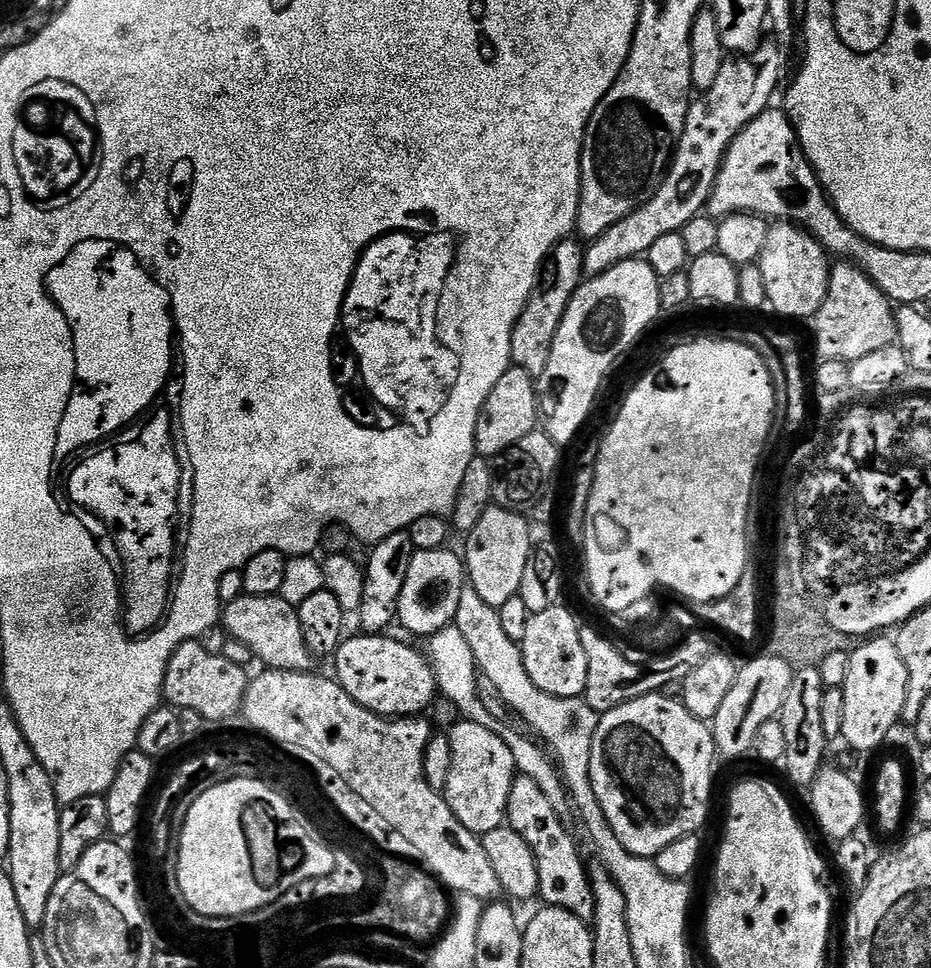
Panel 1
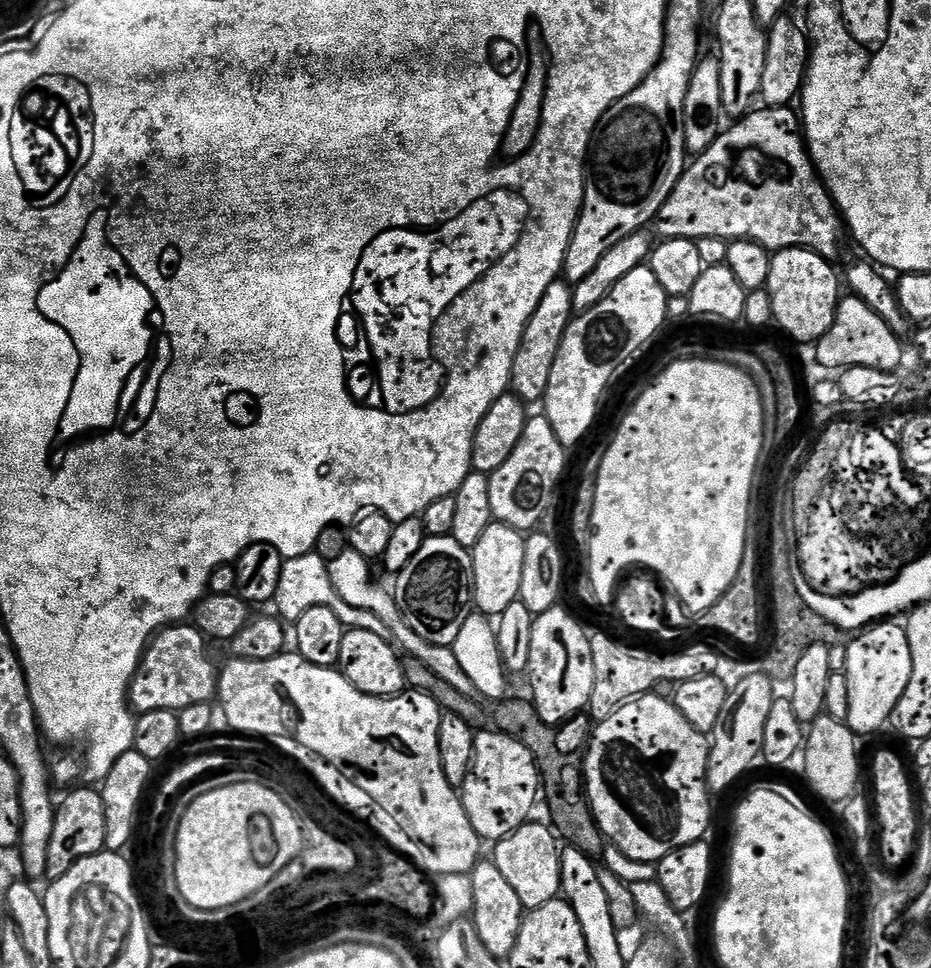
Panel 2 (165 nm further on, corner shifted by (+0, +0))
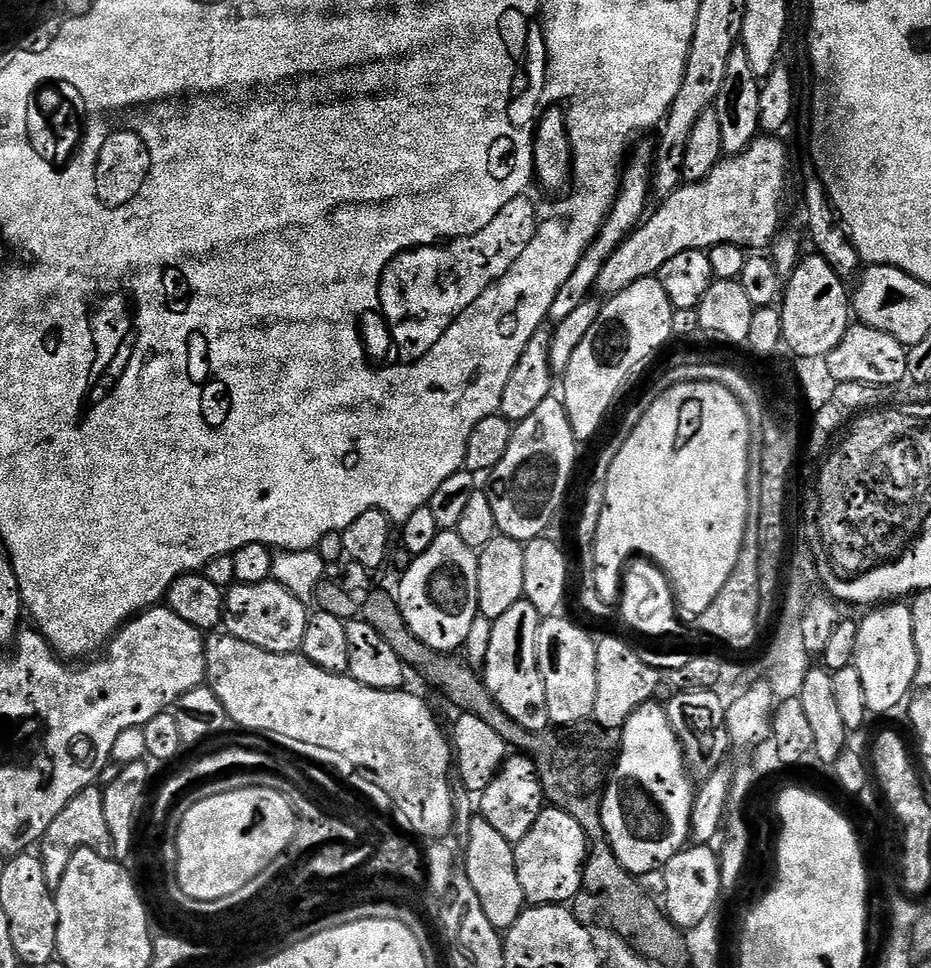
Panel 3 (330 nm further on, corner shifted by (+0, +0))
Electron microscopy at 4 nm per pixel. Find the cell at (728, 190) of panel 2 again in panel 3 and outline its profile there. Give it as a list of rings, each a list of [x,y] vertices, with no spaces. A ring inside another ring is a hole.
[[[772,134],[757,135],[737,156],[725,155],[720,163],[706,174],[706,178],[681,183],[674,194],[659,201],[656,213],[649,215],[620,243],[618,250],[606,258],[598,274],[595,291],[601,297],[616,296],[626,286],[634,286],[647,276],[656,276],[670,258],[682,254],[682,250],[709,249],[719,244],[739,244],[745,250],[764,250],[782,232],[780,219],[784,216],[784,191],[788,188],[788,152],[782,141]]]

